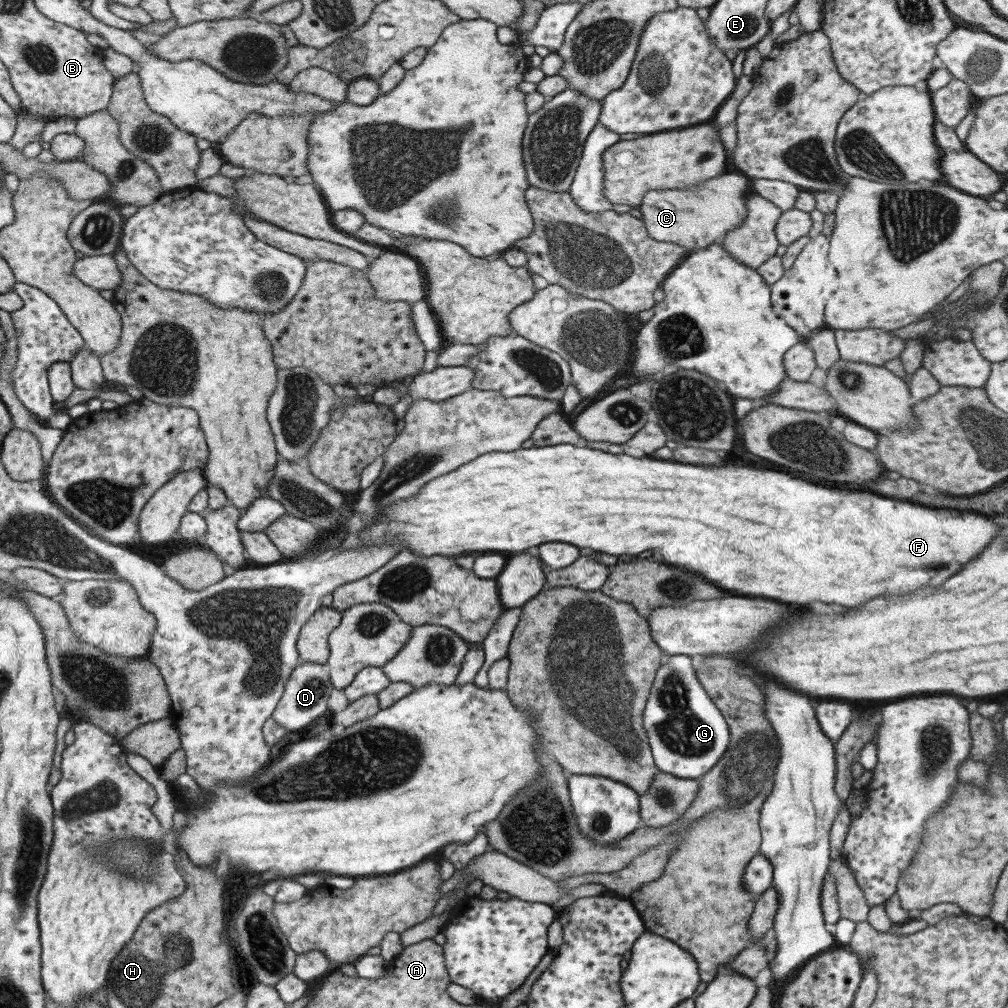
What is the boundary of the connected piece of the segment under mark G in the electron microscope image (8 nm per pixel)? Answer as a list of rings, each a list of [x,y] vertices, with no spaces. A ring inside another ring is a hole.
[[[669,655],[651,683],[642,713],[644,733],[657,770],[678,779],[699,779],[723,756],[729,742],[727,723],[697,680],[690,656]]]

